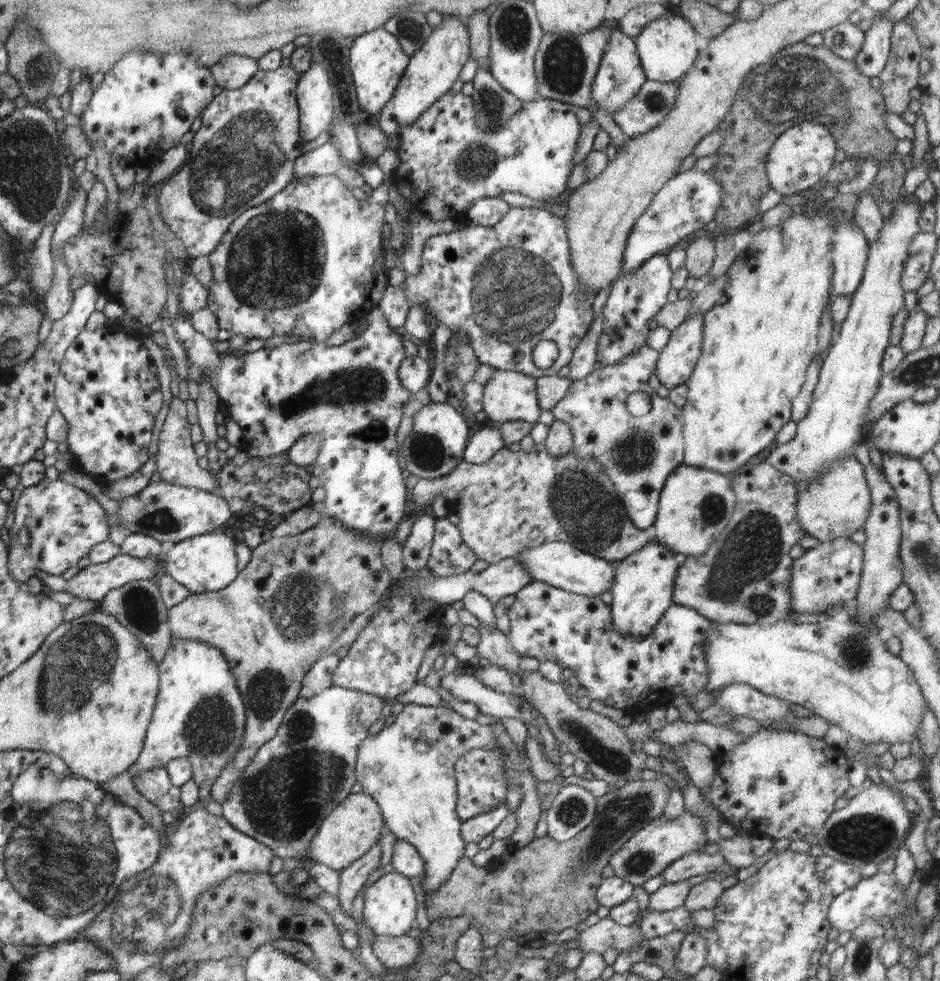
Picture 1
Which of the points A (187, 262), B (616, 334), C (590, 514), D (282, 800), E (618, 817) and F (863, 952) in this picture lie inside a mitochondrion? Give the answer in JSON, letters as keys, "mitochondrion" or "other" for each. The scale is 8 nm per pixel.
{"A":"other","B":"other","C":"mitochondrion","D":"mitochondrion","E":"mitochondrion","F":"mitochondrion"}

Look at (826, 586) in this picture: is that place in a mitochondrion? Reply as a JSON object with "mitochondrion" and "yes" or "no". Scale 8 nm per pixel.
{"mitochondrion":"yes"}

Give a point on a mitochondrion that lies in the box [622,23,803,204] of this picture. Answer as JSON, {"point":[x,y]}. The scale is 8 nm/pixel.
{"point":[655,100]}

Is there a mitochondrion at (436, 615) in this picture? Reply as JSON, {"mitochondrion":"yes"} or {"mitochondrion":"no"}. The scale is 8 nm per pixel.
{"mitochondrion":"no"}

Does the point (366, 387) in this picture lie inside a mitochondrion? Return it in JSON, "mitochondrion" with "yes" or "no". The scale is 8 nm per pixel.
{"mitochondrion":"yes"}

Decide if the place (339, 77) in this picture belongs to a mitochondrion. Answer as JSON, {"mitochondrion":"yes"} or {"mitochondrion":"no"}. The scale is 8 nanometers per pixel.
{"mitochondrion":"no"}

